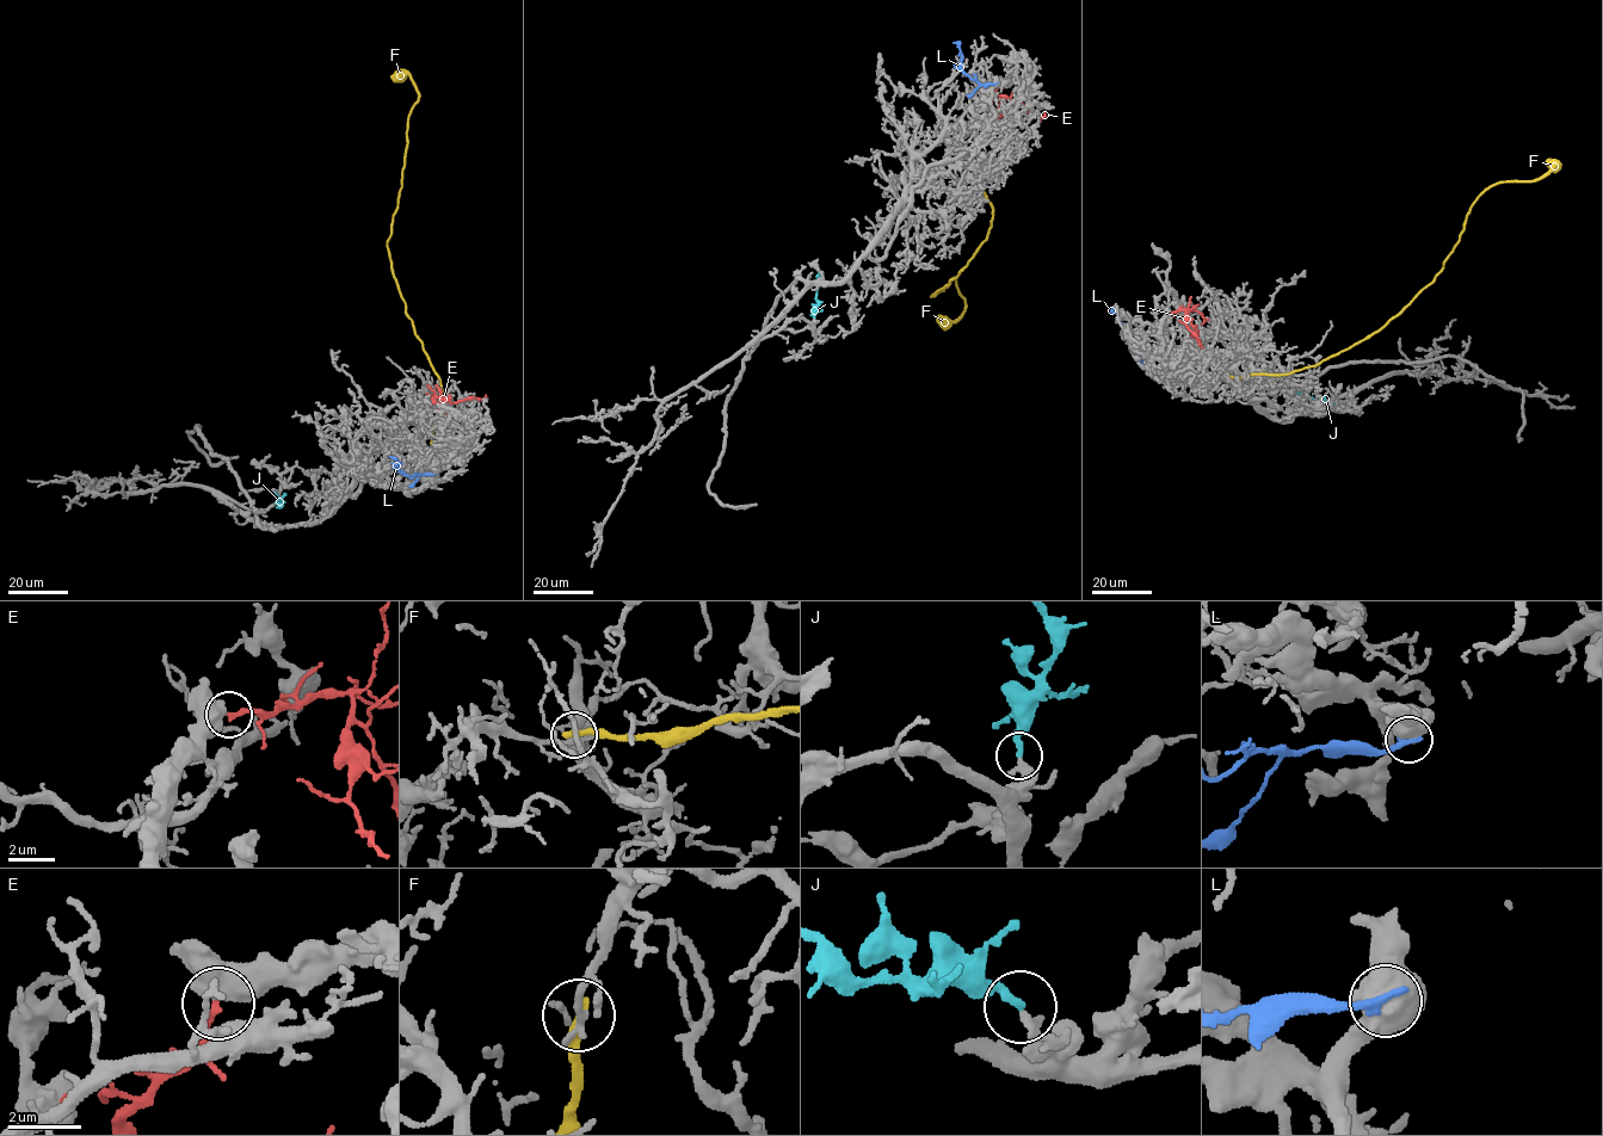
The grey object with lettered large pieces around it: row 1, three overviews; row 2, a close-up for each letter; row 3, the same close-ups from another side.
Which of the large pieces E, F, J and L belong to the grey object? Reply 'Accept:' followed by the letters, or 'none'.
Accept: J

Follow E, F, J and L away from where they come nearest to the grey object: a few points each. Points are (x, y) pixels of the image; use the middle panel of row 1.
E: (1003, 81), (996, 94), (1022, 103), (1036, 116), (1043, 116), (1044, 111)
F: (984, 173), (993, 209), (987, 239), (931, 296), (955, 277), (965, 310), (954, 321), (937, 318)
J: (813, 319), (818, 303), (815, 282), (821, 271)
L: (996, 84), (980, 85), (967, 75), (961, 68), (961, 51), (954, 42)

